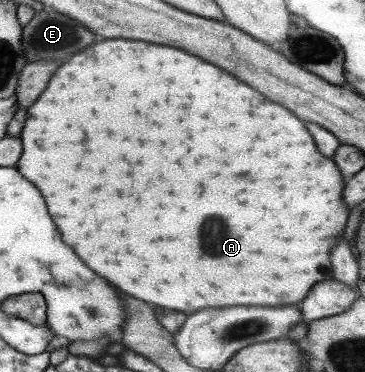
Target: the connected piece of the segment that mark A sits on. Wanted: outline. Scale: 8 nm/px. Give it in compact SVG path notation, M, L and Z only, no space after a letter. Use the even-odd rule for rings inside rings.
M110 39L86 47L74 55L74 59L64 63L50 79L48 89L28 109L26 127L20 137L24 153L18 161L18 169L28 177L28 181L36 181L36 185L44 189L52 217L60 217L58 225L60 233L64 233L64 241L68 241L68 245L72 245L72 249L76 249L76 253L80 253L80 257L84 257L100 277L108 277L112 285L132 297L184 313L226 305L292 305L308 295L314 281L324 281L332 273L330 249L342 237L348 221L348 207L342 201L343 172L338 171L335 161L326 159L316 149L314 139L294 113L278 103L270 103L262 93L194 55L174 47L124 39Z

